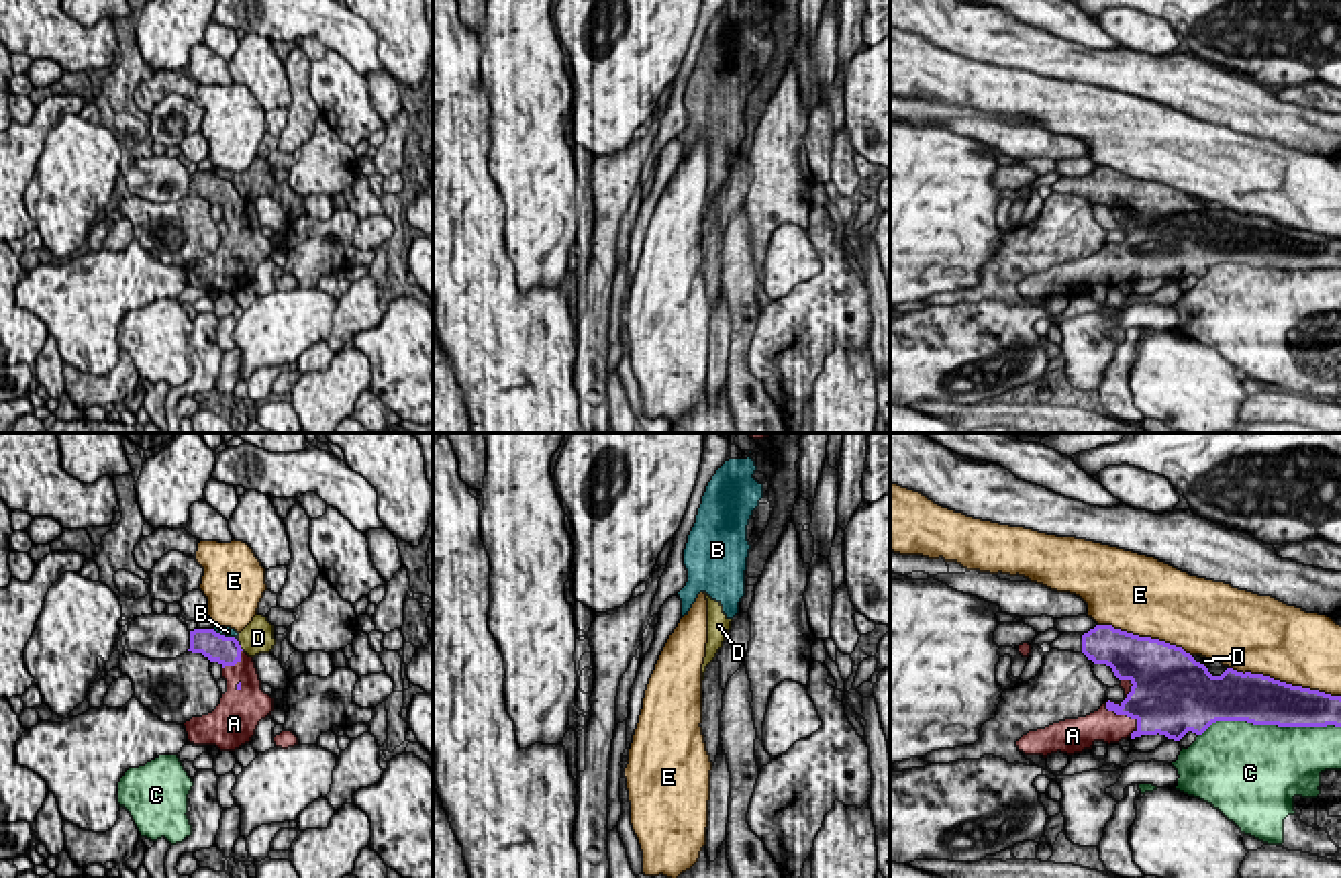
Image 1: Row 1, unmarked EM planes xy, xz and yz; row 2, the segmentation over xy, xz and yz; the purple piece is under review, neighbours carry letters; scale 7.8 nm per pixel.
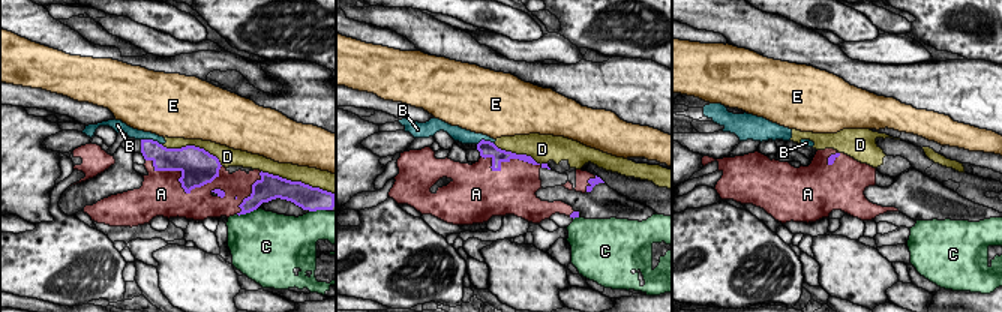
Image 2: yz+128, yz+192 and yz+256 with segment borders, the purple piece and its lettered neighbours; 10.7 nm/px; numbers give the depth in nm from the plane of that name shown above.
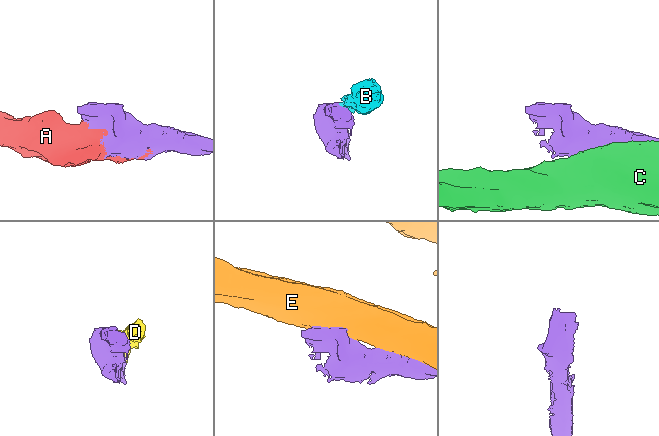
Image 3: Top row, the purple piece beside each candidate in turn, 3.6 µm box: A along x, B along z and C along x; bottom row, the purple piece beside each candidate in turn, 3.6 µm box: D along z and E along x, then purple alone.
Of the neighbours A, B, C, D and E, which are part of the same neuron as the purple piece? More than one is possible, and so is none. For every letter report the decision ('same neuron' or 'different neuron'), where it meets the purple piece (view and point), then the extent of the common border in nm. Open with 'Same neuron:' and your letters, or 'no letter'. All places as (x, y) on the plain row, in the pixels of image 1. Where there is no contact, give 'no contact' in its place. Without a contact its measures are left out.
Same neuron: A
A: same neuron | yz (1125, 256) | 340 nm
B: different neuron | xy (223, 178) | 200 nm
C: different neuron | yz (1268, 266) | 1100 nm
D: different neuron | xy (239, 190) | 60 nm
E: different neuron | yz (1284, 225) | 900 nm

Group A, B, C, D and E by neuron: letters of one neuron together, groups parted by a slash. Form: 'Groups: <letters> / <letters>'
Groups: A / B D / C / E

